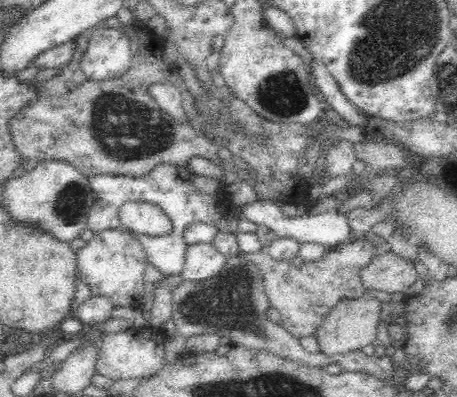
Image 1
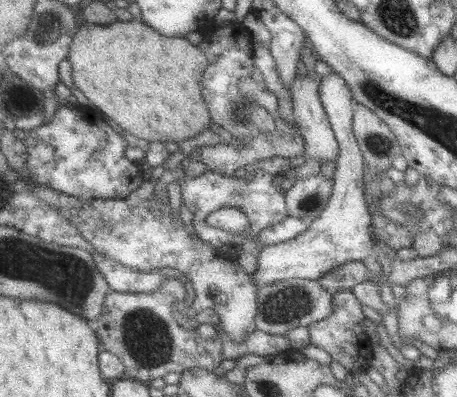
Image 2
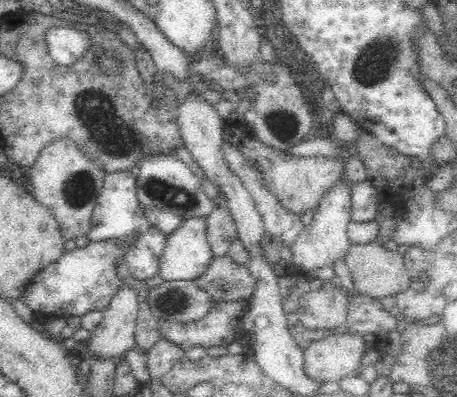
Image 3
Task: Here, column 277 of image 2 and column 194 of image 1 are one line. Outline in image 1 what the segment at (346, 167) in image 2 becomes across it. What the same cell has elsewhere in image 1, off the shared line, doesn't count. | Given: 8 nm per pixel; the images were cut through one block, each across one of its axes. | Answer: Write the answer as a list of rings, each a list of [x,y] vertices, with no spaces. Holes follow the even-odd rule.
[[[194,244],[186,250],[186,264],[180,280],[200,282],[214,278],[224,270],[226,262],[228,258],[222,252],[218,252],[214,244]]]

